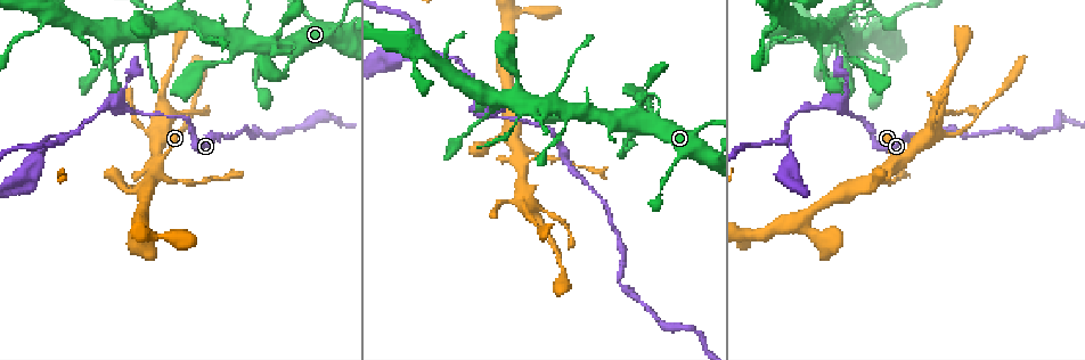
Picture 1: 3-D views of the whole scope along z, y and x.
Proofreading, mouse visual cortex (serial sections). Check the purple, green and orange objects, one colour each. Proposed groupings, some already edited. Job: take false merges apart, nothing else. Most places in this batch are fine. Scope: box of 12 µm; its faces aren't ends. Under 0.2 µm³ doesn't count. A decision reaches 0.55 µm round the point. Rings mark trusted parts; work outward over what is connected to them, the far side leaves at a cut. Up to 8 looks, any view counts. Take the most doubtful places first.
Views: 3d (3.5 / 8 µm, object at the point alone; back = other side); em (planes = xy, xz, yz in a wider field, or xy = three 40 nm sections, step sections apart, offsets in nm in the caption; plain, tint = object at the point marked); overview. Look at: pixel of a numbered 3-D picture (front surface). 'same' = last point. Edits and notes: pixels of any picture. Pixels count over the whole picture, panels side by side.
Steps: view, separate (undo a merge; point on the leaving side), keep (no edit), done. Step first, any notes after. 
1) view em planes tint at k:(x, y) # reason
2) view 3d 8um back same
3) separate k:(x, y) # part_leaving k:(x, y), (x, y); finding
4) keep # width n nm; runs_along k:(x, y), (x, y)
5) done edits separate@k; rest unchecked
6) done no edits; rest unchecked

view 3d 8um at 1:(63, 140)

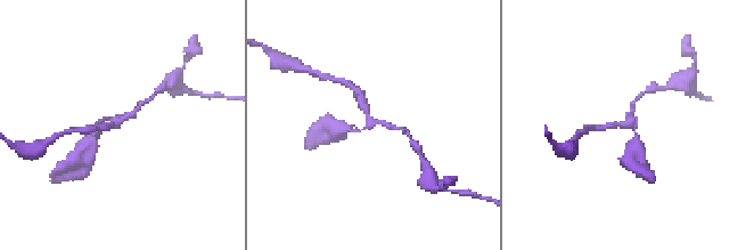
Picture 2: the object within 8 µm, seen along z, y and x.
view 3d 3.5um at 2:(116, 120)

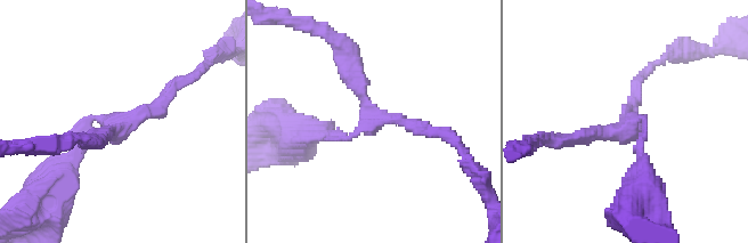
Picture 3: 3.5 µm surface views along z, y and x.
view em xy step 5 tint at 3:(377, 120) # arms 3; arm_widths 150, 150, 200 nm

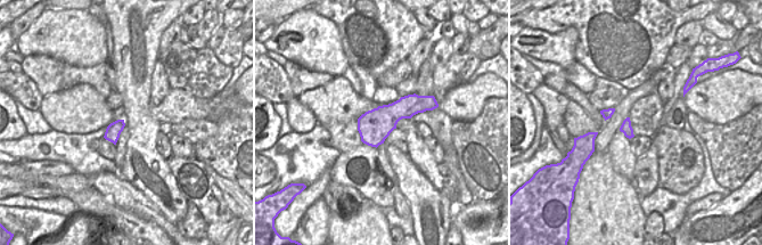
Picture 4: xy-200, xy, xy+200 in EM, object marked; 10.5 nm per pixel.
keep # runs_along 3:(180, 82), (75, 156); one cell here

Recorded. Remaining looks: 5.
view 3d 3.5um at 1:(925, 140) # calibre changes

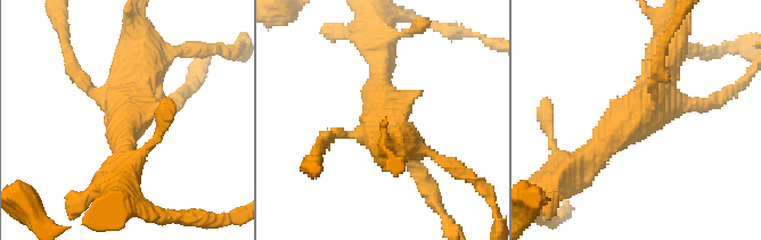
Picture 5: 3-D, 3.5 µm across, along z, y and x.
view em xy step 2 tint at 5:(382, 111) # now the EM

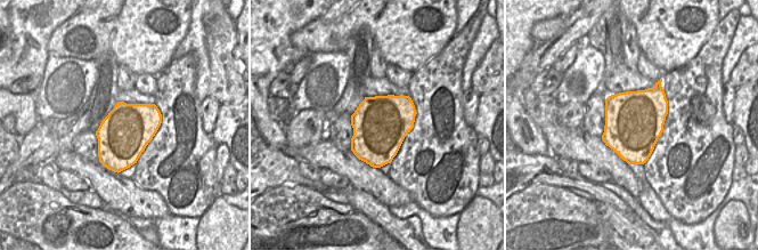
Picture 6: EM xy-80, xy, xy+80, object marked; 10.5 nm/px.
keep # runs_along 5:(590, 155), (648, 106), (672, 33); all the same cell

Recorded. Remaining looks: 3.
view 3d 8um at 1:(601, 114) # four-way junction

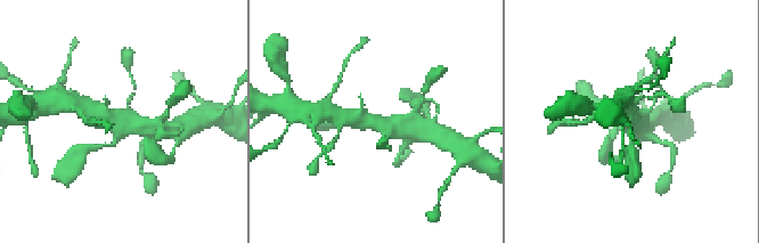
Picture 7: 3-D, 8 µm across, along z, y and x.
view 3d 3.5um at 7:(635, 130)

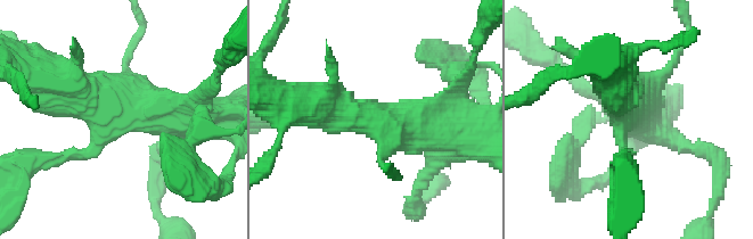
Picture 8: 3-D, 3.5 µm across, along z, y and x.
view em xy step 3 tint at 8:(116, 116) # arms 4; arm_widths 150, 150, 600, 600 nm; shape alone is not enough

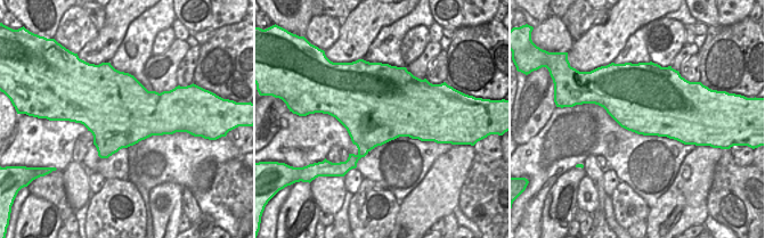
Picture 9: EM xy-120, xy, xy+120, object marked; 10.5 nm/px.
keep # continuous, no second cell

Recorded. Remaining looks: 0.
done no edits; rest unchecked

